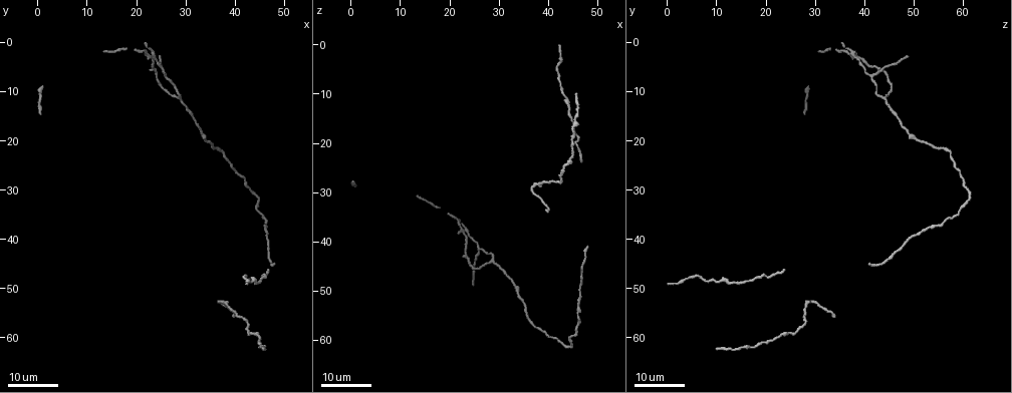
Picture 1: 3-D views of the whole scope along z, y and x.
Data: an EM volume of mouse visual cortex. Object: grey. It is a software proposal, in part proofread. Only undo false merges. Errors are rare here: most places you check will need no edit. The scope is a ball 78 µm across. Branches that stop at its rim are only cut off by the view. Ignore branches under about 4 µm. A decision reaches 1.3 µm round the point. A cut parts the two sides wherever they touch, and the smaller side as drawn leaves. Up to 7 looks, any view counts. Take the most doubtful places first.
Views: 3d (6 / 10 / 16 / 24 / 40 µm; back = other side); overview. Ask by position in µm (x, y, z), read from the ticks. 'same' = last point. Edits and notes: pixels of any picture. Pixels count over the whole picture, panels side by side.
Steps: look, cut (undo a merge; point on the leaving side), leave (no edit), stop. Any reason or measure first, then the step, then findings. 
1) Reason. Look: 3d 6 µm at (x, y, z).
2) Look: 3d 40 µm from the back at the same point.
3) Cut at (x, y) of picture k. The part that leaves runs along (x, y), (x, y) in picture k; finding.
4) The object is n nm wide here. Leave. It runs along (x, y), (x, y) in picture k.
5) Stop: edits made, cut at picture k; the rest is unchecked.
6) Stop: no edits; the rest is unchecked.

Three-way junction. Look: 3d 24 µm at (25.5, 7.0, 41.5).

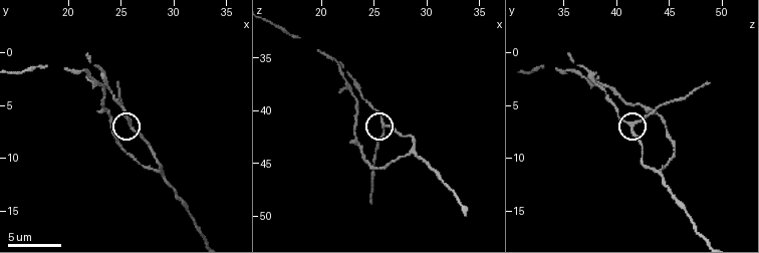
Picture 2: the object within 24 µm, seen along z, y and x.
Closer look. Look: 3d 10 µm at (26.0, 6.6, 42.0).

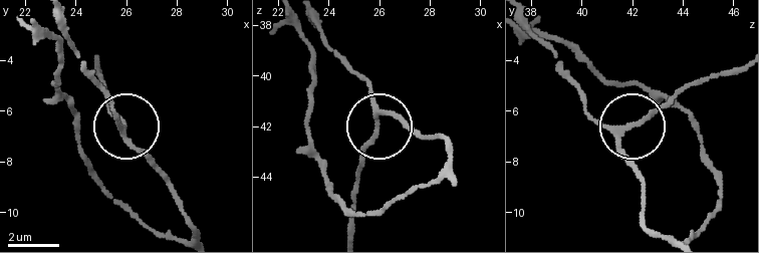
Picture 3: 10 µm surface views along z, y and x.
3 arms meet here. Leave. It runs along (450, 168), (437, 136), (411, 134), (388, 115), (359, 172) in picture 3; one neuron here.

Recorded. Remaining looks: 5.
Sudden change in width. Look: 3d 10 µm at (28.6, 11.0, 43.0).

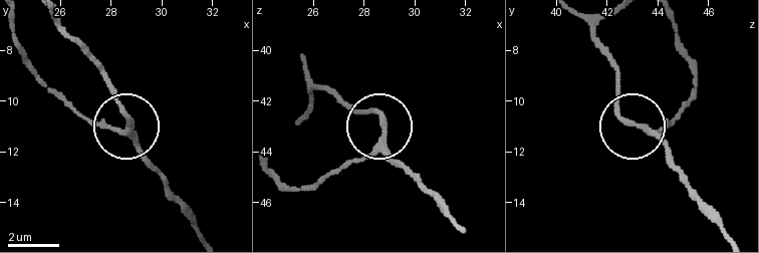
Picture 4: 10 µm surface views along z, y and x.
The object is 210 nm wide here. Leave. It runs along (728, 233), (662, 143), (622, 116), (616, 73) in picture 4; one neuron here.

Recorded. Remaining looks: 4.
A narrow waist. Look: 3d 16 µm at (42.5, 48.0, 7.5).

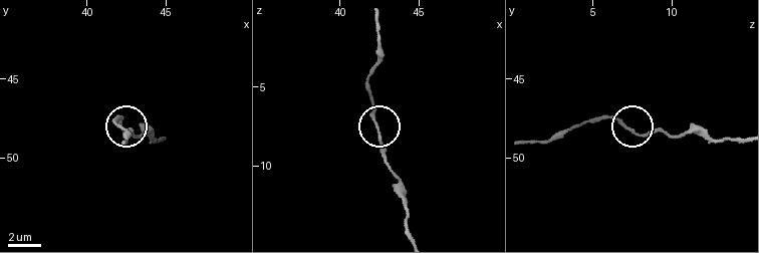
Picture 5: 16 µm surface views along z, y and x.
Look: 3d 10 µm at (42.3, 48.4, 7.7).

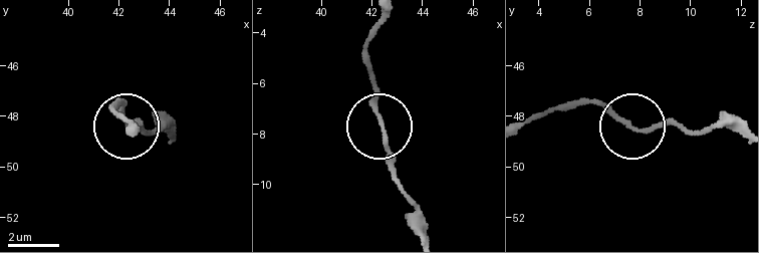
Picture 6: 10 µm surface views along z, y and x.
Leave. It runs along (738, 131), (674, 122), (635, 129), (585, 98) in picture 6; continuous, no second neuron.

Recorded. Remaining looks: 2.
Stop: no edits; the rest is unchecked.

